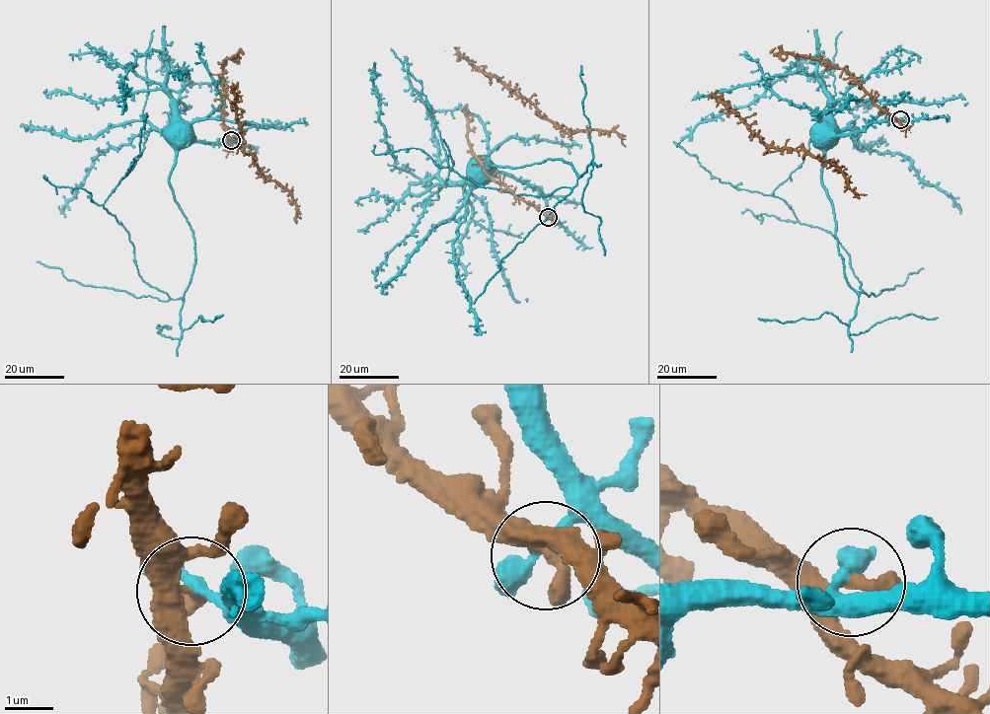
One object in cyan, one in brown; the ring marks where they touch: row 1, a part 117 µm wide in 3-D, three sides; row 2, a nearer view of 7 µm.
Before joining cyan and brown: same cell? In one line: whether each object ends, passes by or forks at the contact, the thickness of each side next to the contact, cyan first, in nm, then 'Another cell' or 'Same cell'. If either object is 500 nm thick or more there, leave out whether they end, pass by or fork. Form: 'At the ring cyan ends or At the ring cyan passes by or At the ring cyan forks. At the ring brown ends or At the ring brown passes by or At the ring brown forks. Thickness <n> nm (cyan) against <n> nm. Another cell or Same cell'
At the ring cyan passes by. At the ring brown ends. Thickness 280 nm (cyan) against 440 nm. Another cell

